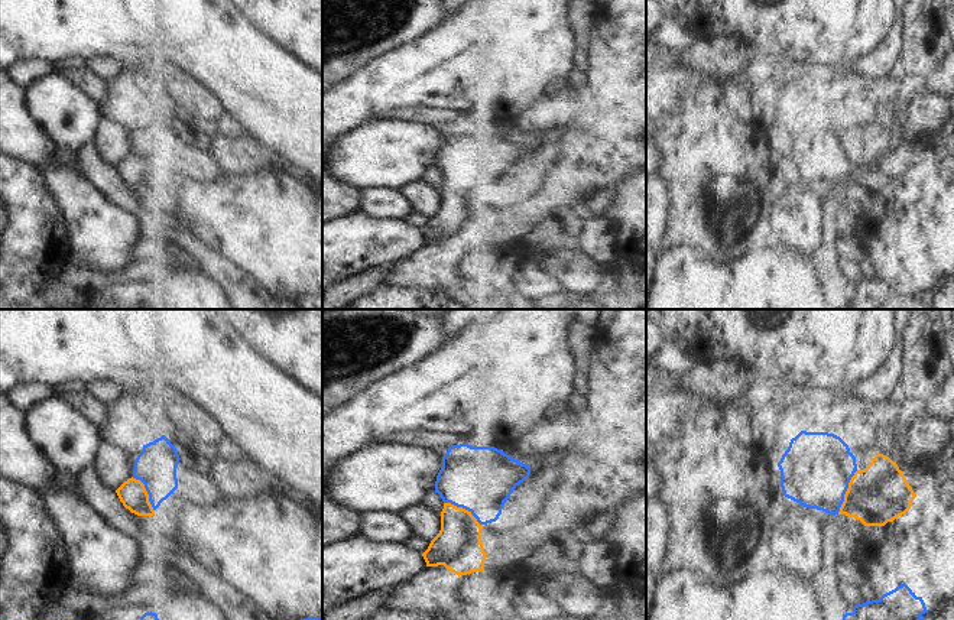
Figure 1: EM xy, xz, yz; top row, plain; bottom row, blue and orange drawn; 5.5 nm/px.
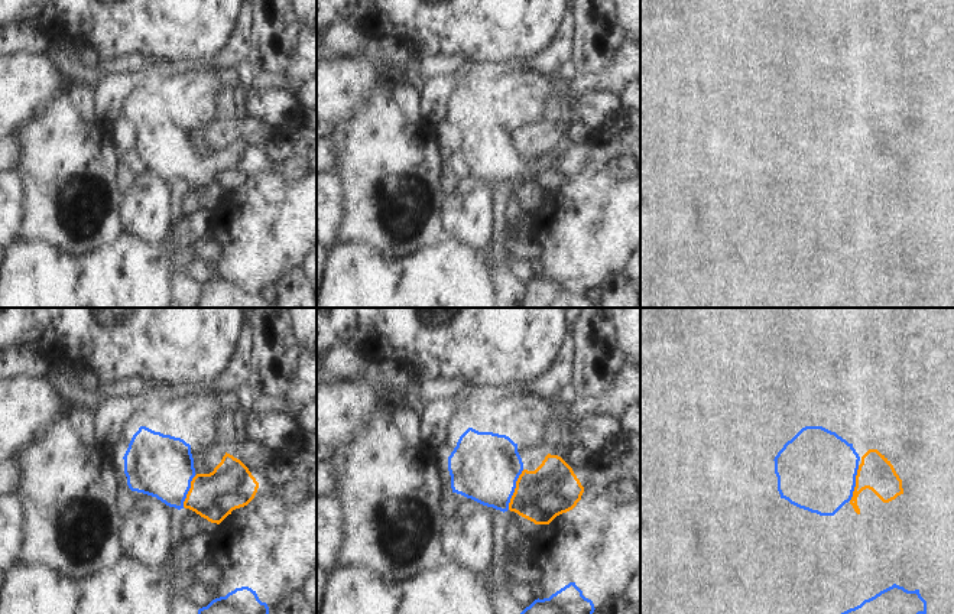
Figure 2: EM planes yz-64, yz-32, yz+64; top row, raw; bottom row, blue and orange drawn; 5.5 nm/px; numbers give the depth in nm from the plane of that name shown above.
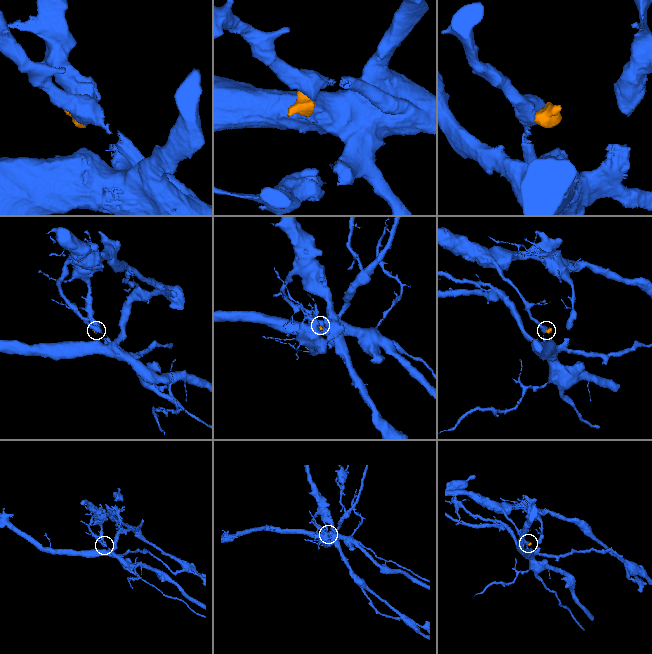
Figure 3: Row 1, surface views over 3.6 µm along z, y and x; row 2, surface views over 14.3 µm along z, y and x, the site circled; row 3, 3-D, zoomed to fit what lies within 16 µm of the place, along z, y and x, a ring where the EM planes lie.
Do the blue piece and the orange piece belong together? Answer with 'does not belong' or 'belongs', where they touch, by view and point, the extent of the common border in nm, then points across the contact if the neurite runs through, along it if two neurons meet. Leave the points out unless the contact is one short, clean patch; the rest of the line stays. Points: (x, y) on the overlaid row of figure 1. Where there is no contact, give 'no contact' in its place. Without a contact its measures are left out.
belongs | yz (846, 490) | 260 nm | across yz (815, 470), (833, 484), (846, 490), (879, 493)

